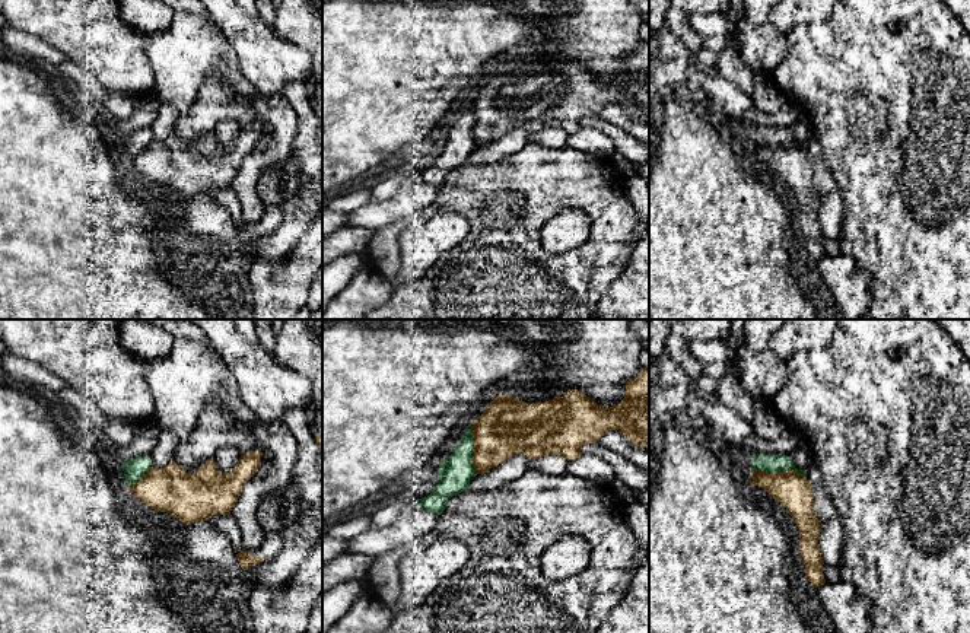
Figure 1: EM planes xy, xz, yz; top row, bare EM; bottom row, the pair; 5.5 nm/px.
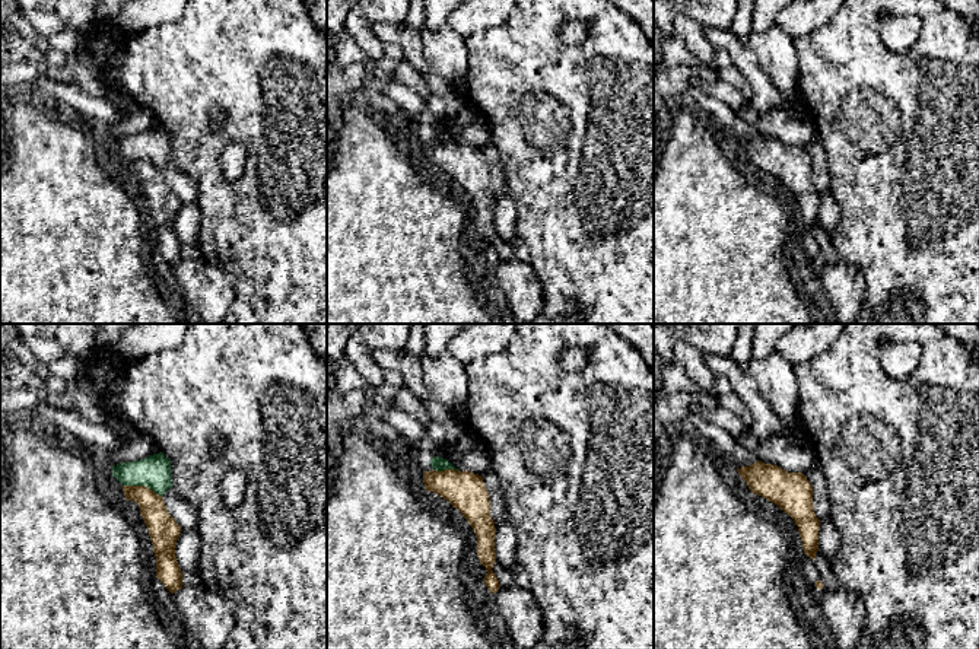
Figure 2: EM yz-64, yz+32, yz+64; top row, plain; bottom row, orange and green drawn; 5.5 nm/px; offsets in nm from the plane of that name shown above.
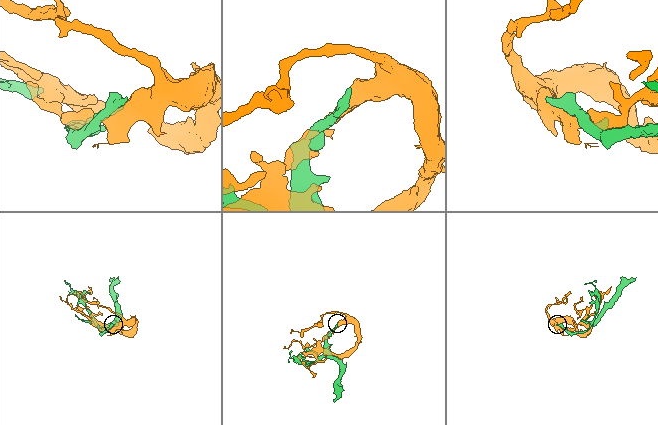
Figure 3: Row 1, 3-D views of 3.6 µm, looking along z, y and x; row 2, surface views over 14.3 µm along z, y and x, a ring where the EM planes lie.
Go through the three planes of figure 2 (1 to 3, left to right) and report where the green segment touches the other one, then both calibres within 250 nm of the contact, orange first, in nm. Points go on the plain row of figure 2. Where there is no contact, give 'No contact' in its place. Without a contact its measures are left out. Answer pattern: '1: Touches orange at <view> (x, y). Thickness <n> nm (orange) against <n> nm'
1: Touches orange at yz-64 (142, 159). Thickness 150 nm (orange) against 180 nm
2: Touches orange at yz+32 (447, 143). Thickness 220 nm (orange) against 80 nm
3: No contact

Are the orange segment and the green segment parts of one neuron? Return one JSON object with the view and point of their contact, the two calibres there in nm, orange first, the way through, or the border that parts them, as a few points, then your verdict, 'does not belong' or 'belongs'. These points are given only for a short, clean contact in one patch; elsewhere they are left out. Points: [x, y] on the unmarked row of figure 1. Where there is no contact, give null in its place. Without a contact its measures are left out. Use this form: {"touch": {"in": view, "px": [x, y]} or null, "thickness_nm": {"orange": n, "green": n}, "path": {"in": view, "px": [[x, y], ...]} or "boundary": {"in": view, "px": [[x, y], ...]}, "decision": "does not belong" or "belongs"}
{"touch": {"in": "yz", "px": [781, 146]}, "thickness_nm": {"orange": 190, "green": 100}, "decision": "does not belong"}

